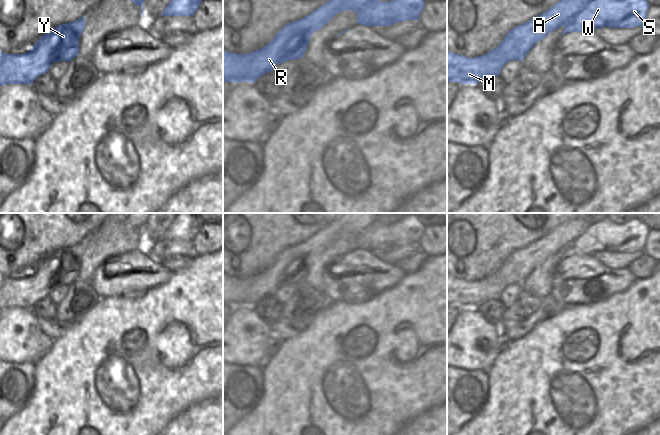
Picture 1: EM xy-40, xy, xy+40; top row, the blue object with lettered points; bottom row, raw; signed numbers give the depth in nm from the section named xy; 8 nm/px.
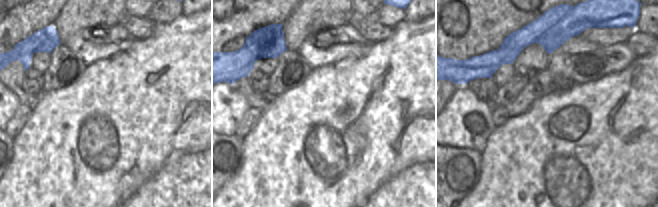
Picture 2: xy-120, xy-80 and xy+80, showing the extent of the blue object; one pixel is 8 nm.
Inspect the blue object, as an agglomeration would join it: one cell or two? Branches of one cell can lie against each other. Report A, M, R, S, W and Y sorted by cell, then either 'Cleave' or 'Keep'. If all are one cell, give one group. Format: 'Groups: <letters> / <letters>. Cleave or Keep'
Groups: A R Y / M S W. Cleave.

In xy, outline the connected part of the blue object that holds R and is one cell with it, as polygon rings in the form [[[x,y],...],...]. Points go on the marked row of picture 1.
[[[329,0],[308,16],[283,26],[264,47],[244,54],[251,61],[250,83],[288,60],[303,58],[311,35],[323,28],[336,14],[346,10],[358,12],[372,0]]]

